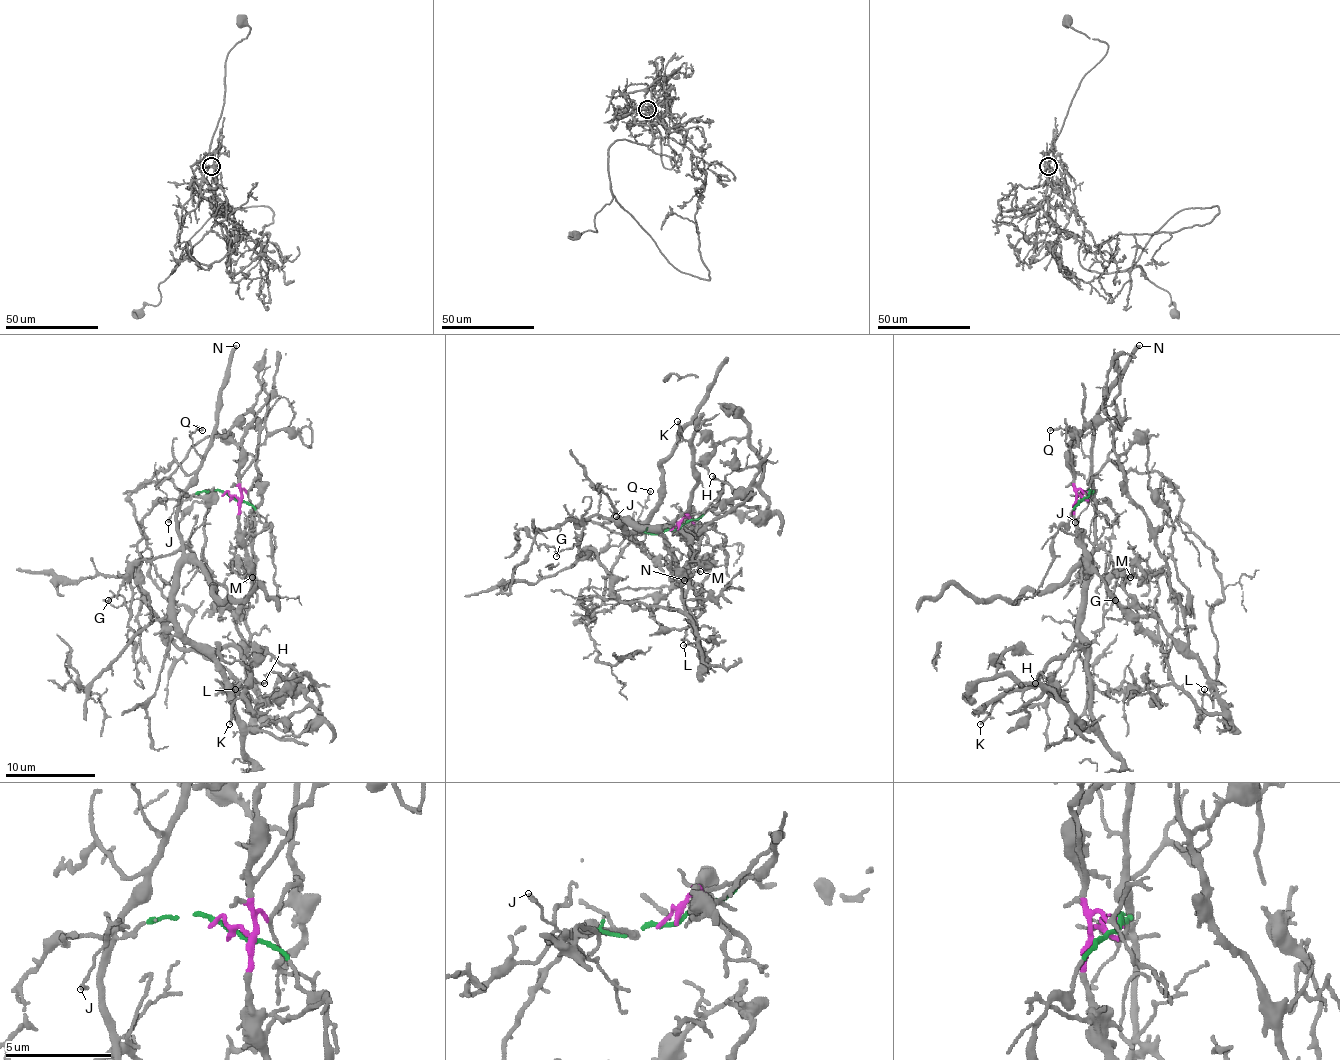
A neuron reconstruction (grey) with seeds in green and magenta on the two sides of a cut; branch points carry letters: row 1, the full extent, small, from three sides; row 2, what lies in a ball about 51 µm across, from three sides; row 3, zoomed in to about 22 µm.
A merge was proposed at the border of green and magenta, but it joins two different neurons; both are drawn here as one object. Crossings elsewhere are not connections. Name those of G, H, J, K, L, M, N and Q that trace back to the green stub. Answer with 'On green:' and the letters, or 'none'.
On green: H, J, K, N, Q

